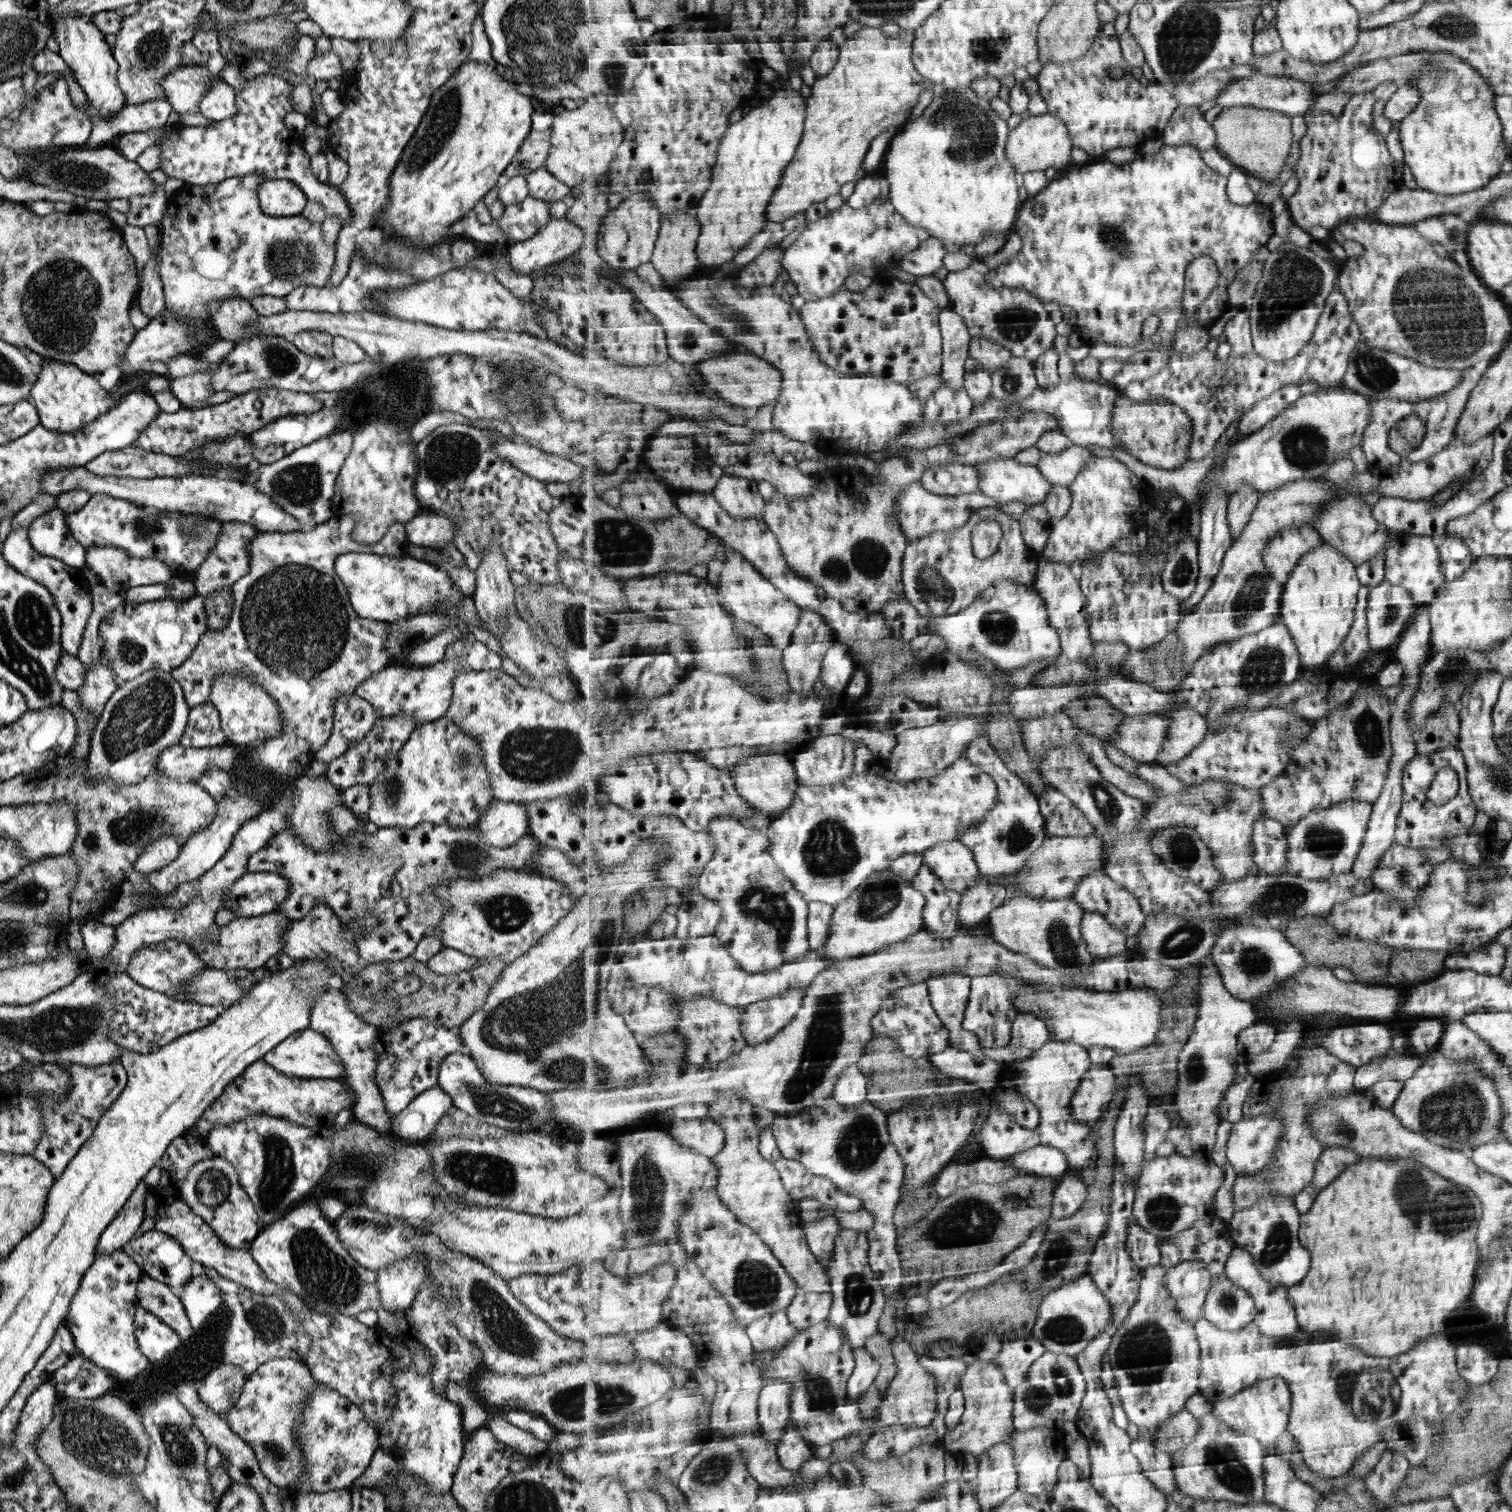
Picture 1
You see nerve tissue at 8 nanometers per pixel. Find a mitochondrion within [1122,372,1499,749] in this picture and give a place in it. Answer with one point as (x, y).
(1261, 672)

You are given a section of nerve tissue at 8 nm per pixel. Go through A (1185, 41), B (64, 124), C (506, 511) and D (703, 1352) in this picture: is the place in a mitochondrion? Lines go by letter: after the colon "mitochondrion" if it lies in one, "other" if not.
A: mitochondrion
B: other
C: other
D: other

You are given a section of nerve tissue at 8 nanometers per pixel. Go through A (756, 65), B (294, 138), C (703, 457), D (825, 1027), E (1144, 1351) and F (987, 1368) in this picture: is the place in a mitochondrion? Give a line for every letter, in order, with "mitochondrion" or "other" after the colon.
A: other
B: other
C: other
D: mitochondrion
E: mitochondrion
F: other

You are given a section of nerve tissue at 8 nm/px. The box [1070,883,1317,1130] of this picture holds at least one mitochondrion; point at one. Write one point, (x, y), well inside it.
(1185, 938)

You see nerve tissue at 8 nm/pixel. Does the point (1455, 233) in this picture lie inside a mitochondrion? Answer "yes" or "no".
yes

